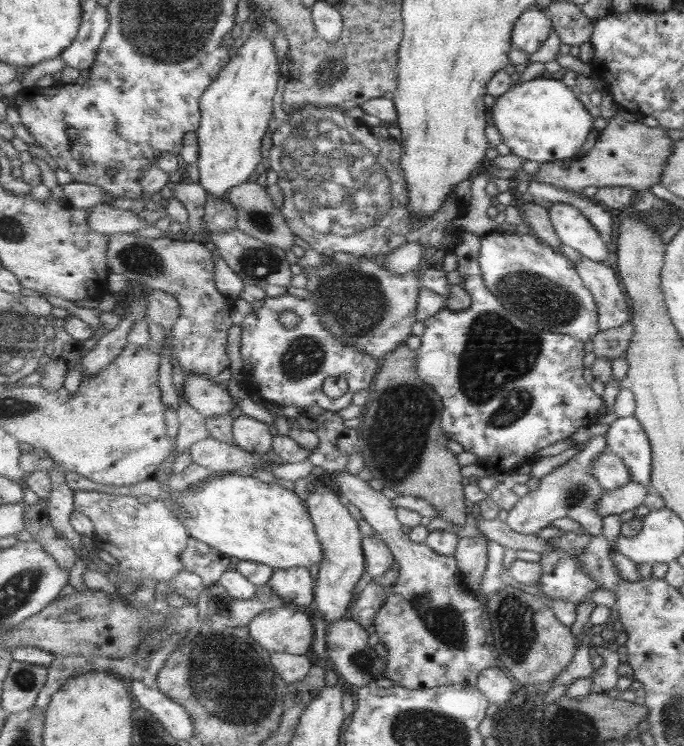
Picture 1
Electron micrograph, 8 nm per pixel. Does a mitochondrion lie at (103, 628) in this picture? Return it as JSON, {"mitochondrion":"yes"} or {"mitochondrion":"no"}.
{"mitochondrion":"no"}

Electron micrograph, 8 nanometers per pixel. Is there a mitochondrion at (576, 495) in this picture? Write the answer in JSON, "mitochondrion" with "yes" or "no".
{"mitochondrion":"yes"}

